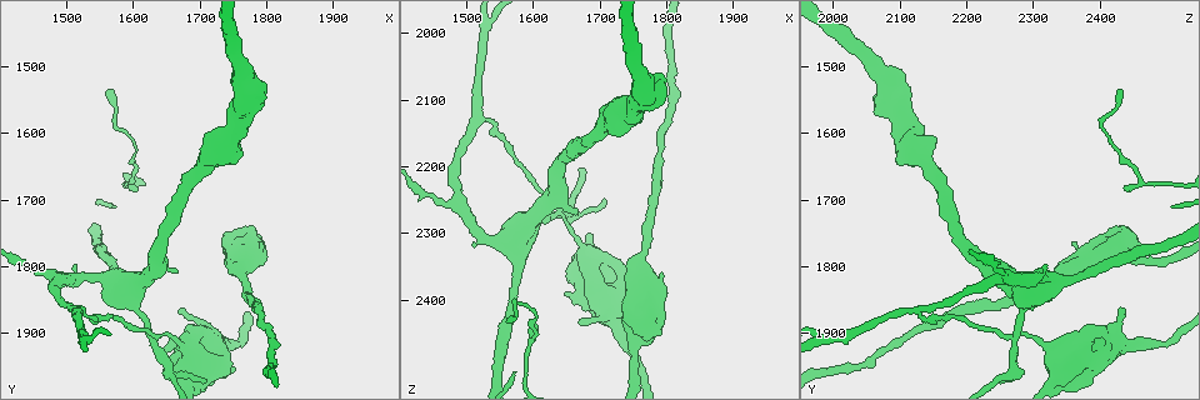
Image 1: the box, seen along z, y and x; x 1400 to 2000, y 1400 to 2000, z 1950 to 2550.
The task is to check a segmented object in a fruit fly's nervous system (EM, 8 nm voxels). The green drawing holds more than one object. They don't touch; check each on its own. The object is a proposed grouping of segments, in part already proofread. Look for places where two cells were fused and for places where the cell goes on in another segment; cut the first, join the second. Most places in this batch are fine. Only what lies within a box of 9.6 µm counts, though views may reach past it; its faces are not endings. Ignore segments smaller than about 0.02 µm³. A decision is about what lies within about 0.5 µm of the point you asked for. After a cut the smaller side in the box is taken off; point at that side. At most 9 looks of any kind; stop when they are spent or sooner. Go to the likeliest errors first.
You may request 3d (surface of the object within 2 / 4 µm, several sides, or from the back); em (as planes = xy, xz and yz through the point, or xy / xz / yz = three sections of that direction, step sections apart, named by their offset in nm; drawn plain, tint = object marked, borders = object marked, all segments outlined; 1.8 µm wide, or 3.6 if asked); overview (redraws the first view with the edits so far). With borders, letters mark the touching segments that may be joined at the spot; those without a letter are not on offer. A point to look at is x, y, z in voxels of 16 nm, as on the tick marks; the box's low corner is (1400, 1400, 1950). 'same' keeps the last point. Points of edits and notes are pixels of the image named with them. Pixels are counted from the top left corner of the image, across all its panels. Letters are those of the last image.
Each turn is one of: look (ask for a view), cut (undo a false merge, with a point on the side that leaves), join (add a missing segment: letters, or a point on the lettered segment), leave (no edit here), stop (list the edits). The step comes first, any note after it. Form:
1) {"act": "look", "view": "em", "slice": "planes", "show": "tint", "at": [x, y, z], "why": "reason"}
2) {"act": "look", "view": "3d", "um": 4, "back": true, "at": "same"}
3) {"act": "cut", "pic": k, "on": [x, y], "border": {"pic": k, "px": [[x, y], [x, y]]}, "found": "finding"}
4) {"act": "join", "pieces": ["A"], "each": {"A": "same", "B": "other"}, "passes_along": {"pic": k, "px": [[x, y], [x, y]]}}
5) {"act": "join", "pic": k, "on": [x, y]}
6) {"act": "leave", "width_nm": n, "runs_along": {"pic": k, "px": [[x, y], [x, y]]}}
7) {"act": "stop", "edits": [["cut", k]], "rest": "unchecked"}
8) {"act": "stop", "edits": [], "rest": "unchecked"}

{"act": "look", "view": "3d", "um": 2, "at": [1530, 1910, 1990]}

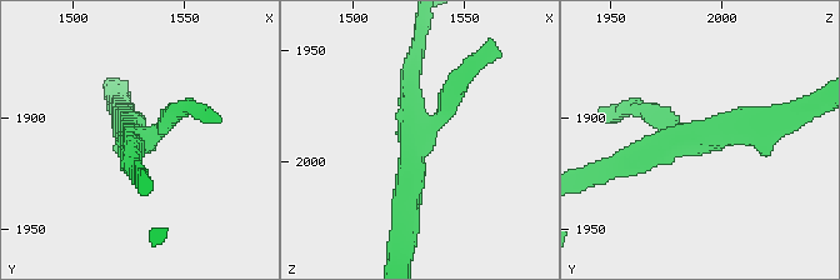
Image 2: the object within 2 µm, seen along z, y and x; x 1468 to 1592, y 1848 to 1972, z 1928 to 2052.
{"act": "look", "view": "em", "slice": "xz", "step": 16, "show": "tint", "at": [1530, 1908, 1988]}

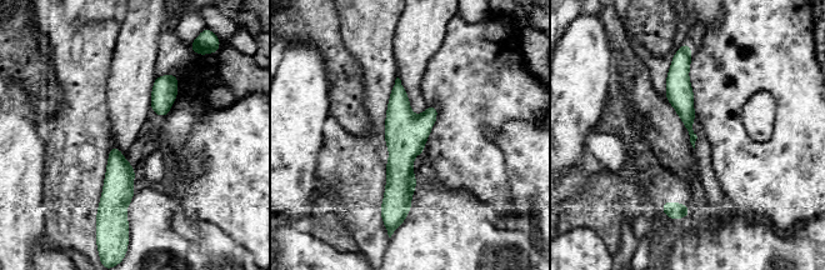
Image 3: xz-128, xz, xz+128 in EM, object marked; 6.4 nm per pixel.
{"act": "look", "view": "em", "slice": "planes", "show": "borders", "at": "same"}

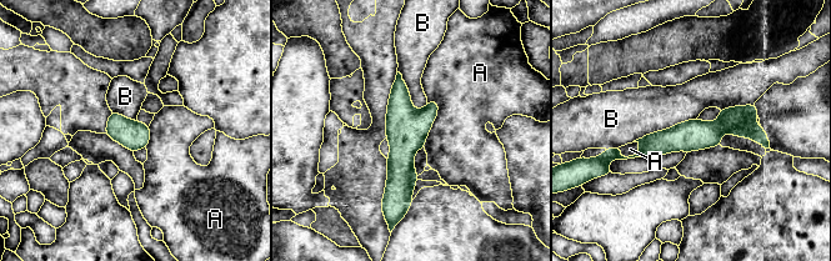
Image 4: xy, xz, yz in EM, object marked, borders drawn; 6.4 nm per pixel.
{"act": "leave", "each": {"A": "other", "B": "other"}, "border": {"pic": 4, "px": [[696, 118], [649, 132], [632, 141]]}, "found": "all the same cell"}

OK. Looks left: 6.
{"act": "look", "view": "em", "slice": "planes", "show": "tint", "at": [1630, 1805, 2245]}

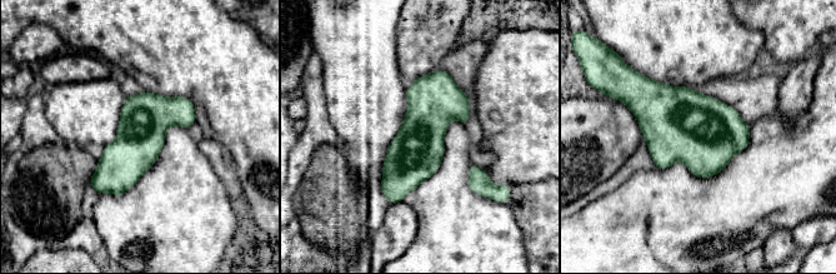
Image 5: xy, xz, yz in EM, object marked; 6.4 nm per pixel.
{"act": "look", "view": "em", "slice": "planes", "show": "borders", "at": "same", "why": "what lies round it"}

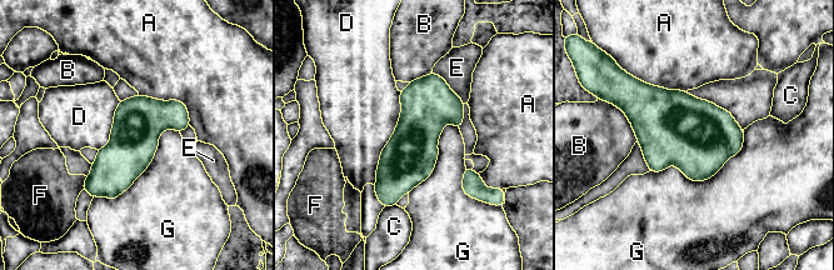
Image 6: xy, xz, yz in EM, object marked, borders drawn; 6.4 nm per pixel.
{"act": "leave", "longest_contact_nm": ["G", 650], "each": {"A": "other", "B": "other", "C": "other", "D": "other", "E": "other", "F": "other", "G": "other"}, "border": {"pic": 6, "px": [[400, 91], [400, 116], [374, 184]]}, "found": "one cell here"}

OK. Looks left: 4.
{"act": "look", "view": "3d", "um": 2, "at": [1790, 1765, 2360], "why": "stops while still wide"}

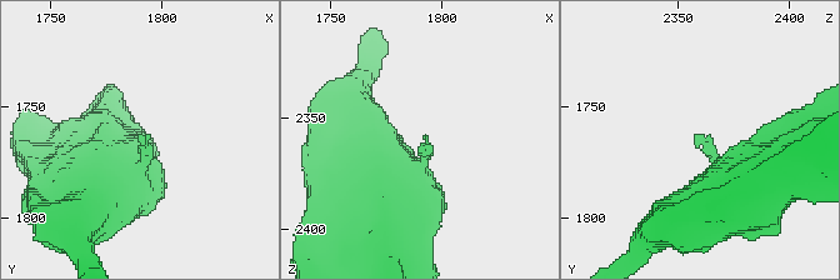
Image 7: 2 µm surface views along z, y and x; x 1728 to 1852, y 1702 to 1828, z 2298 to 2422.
{"act": "look", "view": "em", "slice": "xy", "step": 8, "show": "borders", "at": [1794, 1764, 2359]}

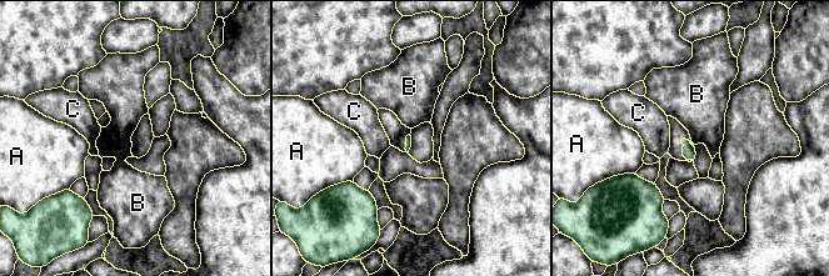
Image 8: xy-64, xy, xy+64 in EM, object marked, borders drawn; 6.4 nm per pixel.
{"act": "look", "view": "em", "slice": "planes", "show": "borders", "at": "same"}

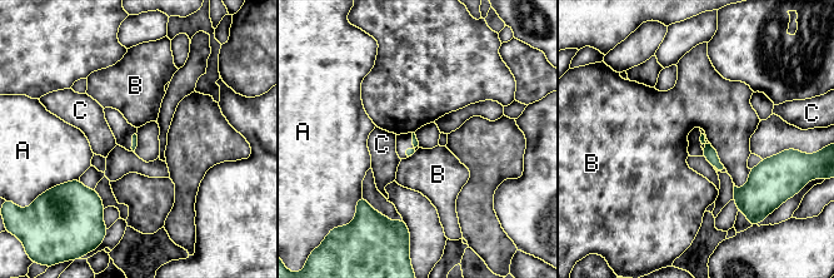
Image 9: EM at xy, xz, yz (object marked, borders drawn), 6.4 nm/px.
{"act": "leave", "each": {"A": "other", "B": "other", "C": "other"}, "border": {"pic": 9, "px": [[750, 169], [748, 182], [735, 187]]}, "found": "none of them fits"}

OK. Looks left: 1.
{"act": "stop", "edits": [], "rest": "unchecked"}

